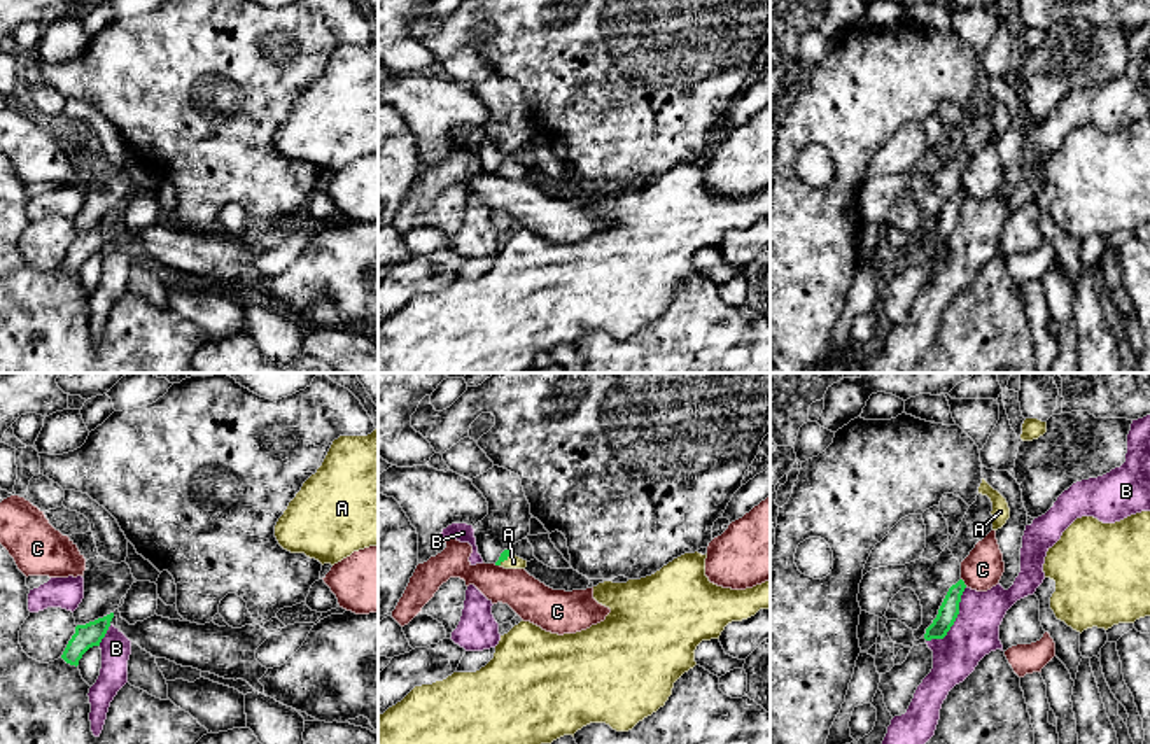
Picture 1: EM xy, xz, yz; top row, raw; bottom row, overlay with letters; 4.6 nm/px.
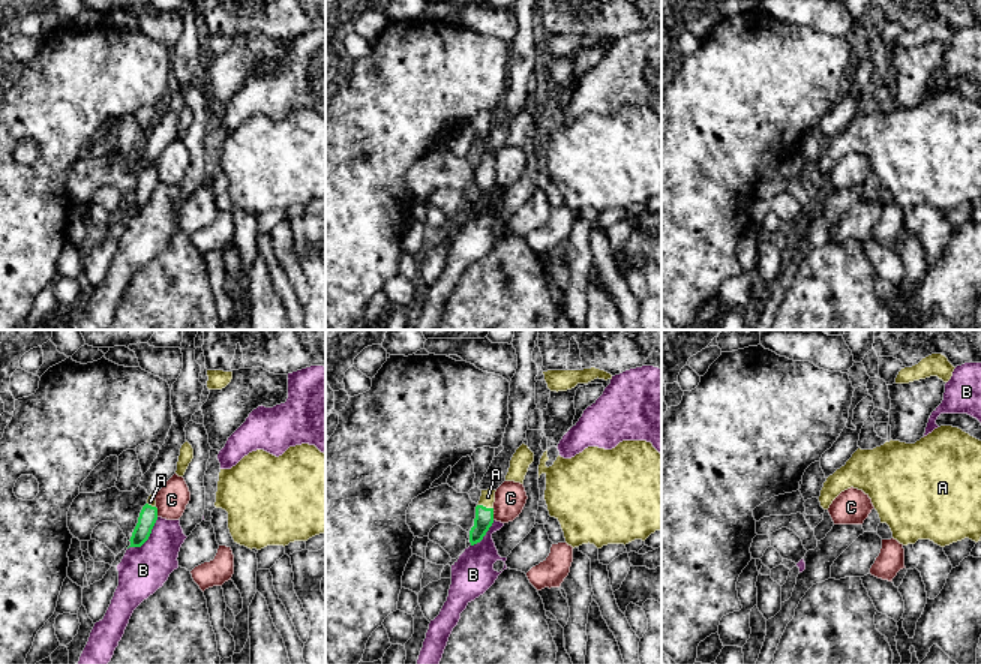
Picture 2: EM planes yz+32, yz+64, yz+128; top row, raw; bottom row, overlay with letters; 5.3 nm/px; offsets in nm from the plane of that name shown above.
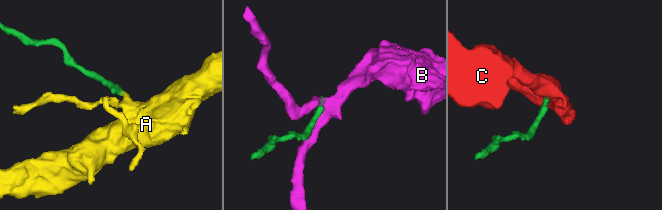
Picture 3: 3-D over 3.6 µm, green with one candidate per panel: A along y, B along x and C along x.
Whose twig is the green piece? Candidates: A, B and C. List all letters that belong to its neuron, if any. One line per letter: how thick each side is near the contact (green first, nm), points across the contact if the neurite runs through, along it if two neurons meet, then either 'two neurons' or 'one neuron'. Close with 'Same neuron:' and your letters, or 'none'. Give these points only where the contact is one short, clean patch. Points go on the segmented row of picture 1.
A: 40/60 nm | across xz (504, 554), (506, 557), (513, 562) | one neuron
B: 90/220 nm | along yz (967, 587), (951, 629), (942, 638), (926, 641) | two neurons
C: 90/190 nm | two neurons
Same neuron: A

